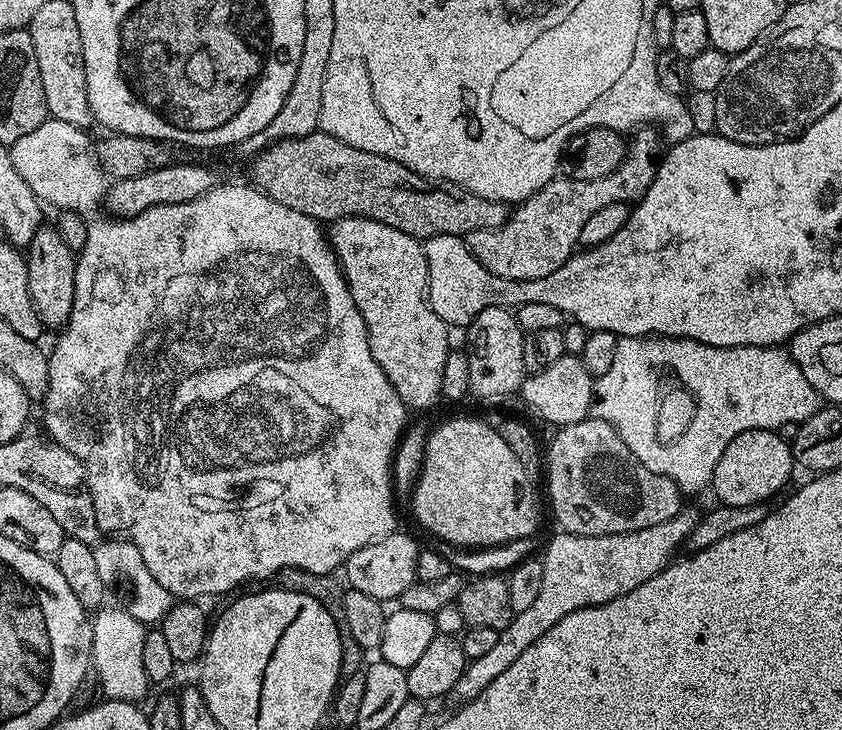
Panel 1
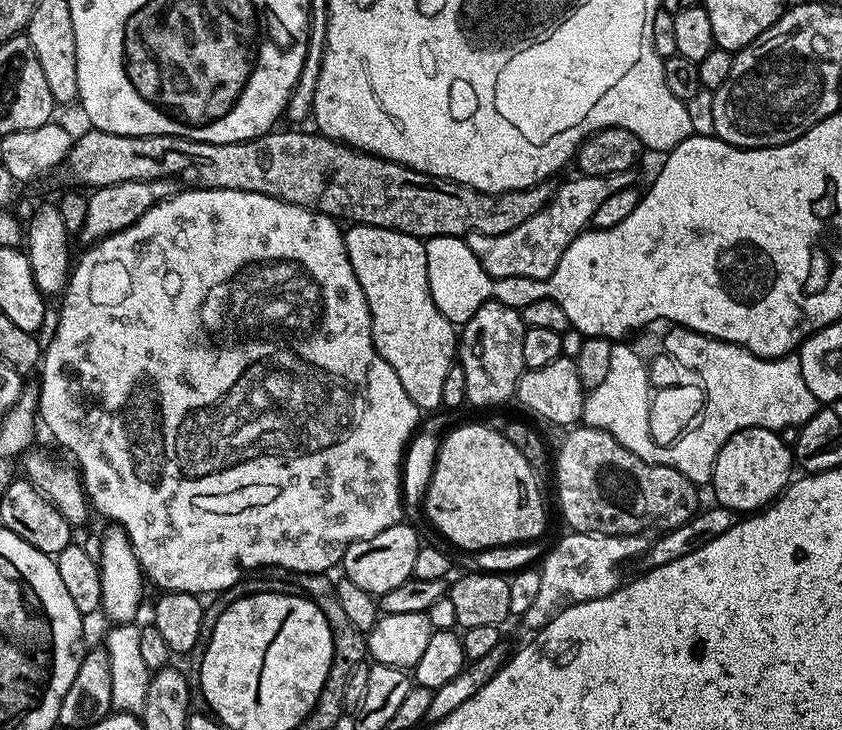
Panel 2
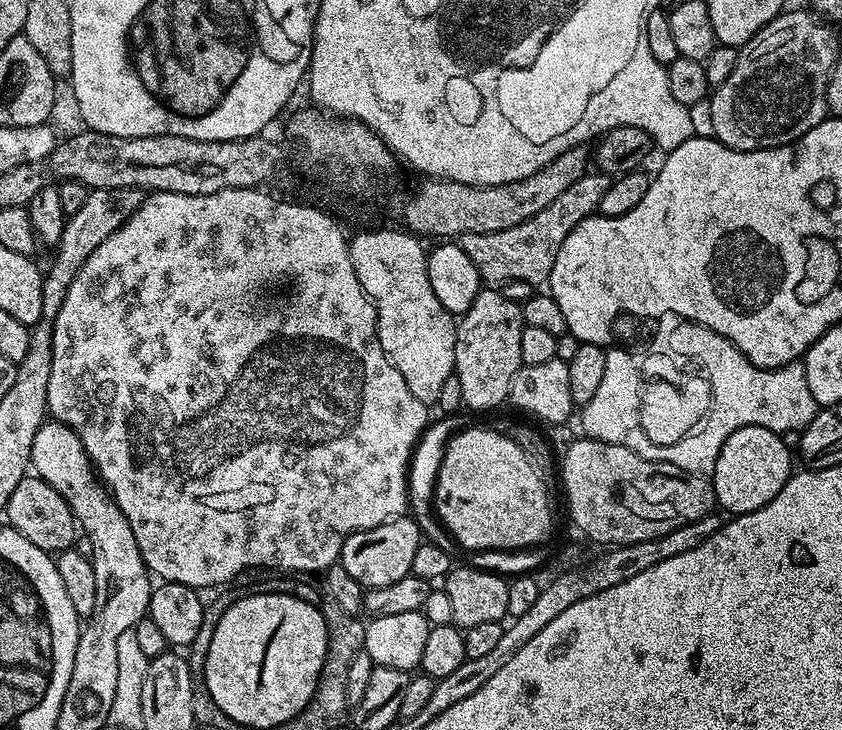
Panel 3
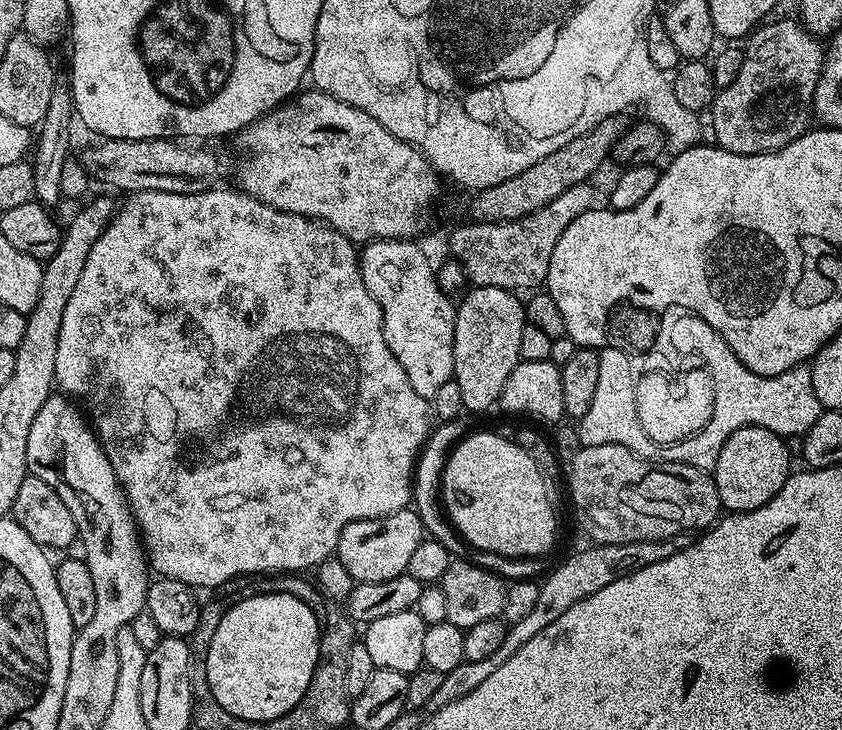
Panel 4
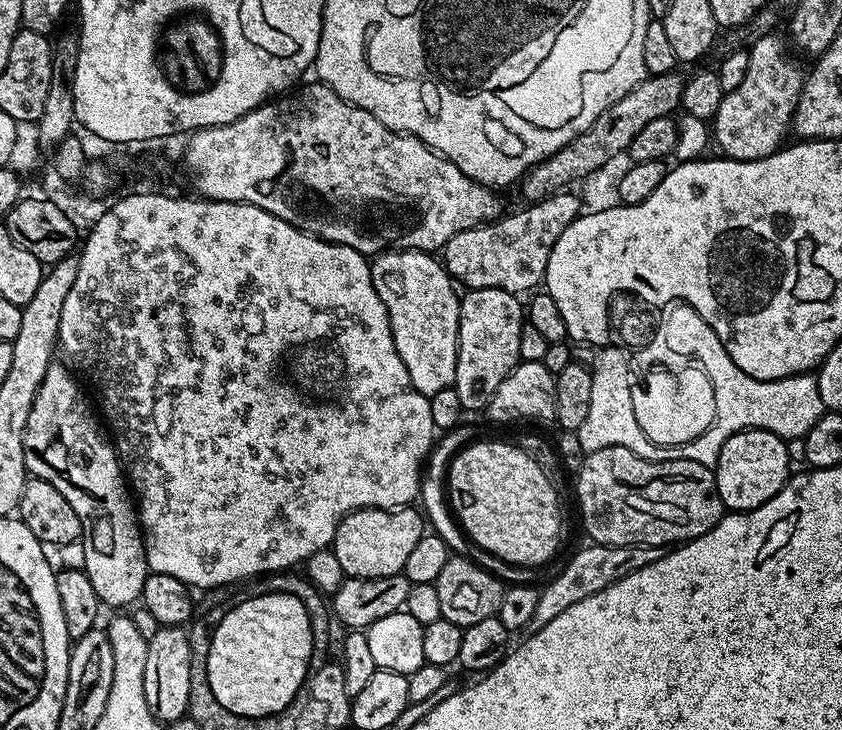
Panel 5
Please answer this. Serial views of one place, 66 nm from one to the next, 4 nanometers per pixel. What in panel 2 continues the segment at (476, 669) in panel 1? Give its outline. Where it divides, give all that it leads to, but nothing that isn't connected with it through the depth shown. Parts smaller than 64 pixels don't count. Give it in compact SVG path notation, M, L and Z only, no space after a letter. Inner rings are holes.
M569 531L543 557L538 571L542 578L538 595L530 610L522 618L522 624L531 630L539 630L569 604L581 604L594 598L602 598L620 587L620 567L635 556L643 557L649 551L650 540L647 535L611 536L597 532ZM552 552L552 553L551 553ZM544 564L544 565L543 565Z

